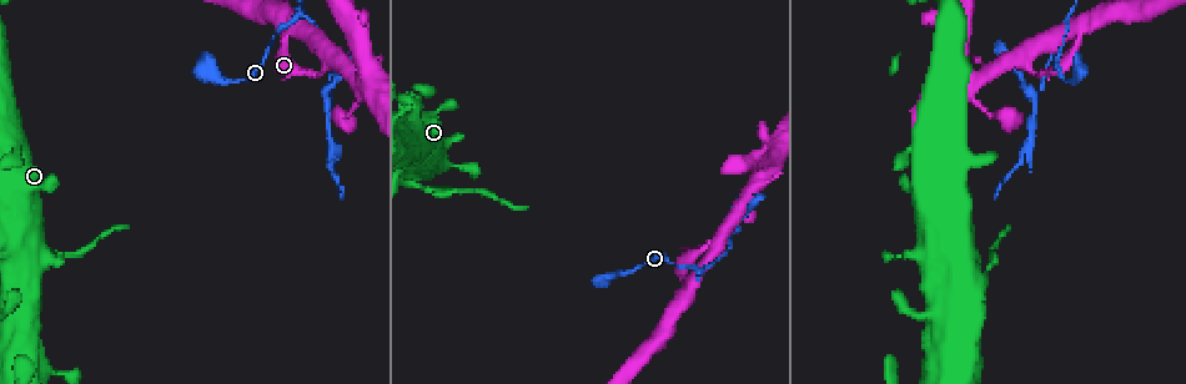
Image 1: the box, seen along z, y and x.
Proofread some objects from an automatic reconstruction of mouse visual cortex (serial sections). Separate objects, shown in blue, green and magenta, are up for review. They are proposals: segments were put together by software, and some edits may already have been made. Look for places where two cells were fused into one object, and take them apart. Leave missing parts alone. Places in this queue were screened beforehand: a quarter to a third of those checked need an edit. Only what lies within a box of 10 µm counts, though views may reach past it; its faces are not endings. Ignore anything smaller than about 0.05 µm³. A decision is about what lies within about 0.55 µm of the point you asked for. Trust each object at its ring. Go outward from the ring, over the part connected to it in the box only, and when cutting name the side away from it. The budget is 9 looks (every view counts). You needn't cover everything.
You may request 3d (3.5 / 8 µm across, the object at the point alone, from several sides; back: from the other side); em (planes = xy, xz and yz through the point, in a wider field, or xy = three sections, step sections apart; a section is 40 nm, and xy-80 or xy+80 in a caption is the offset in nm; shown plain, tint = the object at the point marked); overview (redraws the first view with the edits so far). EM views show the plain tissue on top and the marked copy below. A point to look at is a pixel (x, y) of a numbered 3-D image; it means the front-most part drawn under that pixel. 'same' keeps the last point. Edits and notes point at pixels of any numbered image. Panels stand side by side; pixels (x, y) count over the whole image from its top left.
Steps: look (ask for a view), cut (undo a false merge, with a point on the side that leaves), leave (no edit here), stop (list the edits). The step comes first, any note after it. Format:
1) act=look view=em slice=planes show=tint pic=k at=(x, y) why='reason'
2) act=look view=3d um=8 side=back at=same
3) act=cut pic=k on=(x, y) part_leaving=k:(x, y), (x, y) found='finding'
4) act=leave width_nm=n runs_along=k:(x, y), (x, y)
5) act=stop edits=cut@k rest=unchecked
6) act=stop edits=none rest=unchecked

act=look view=3d um=8 side=back pic=1 at=(291, 20) why='abrupt turn'

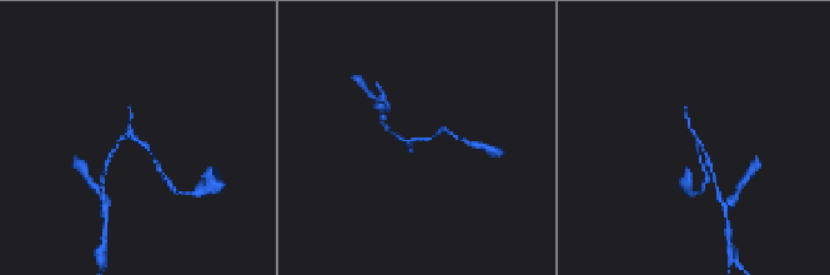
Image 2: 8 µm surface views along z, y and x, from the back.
act=look view=em slice=xy step=1 show=tint at=same

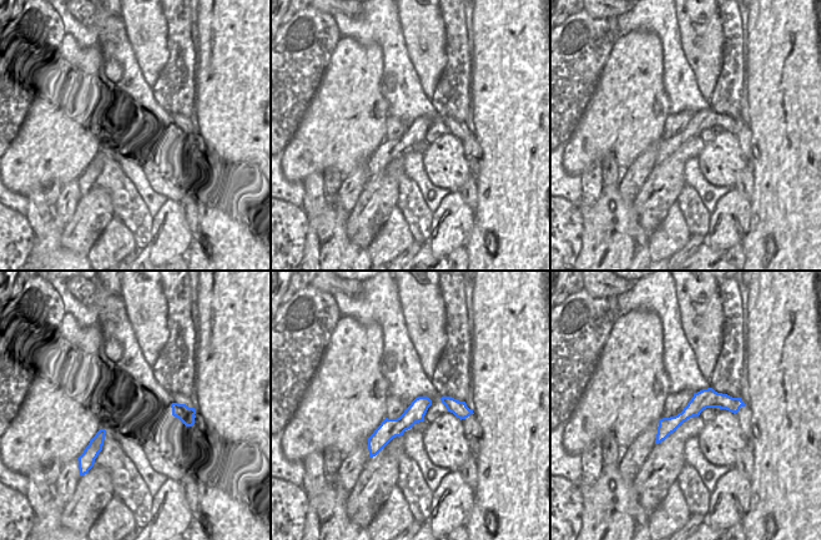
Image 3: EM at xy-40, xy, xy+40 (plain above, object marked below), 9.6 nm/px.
act=leave arm_widths_nm=100,100,100 runs_along=3:(739, 403), (699, 402), (659, 438) found='all the same cell'

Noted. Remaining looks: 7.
act=look view=3d um=3.5 pic=1 at=(1036, 94) why='branch point'

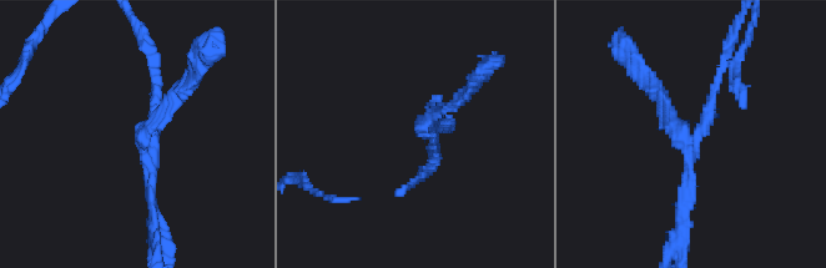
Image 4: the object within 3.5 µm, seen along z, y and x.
act=look view=em slice=xy step=3 show=tint pic=4 at=(431, 140) arms=3 arm_widths_nm=100,150,200 why='now the EM'

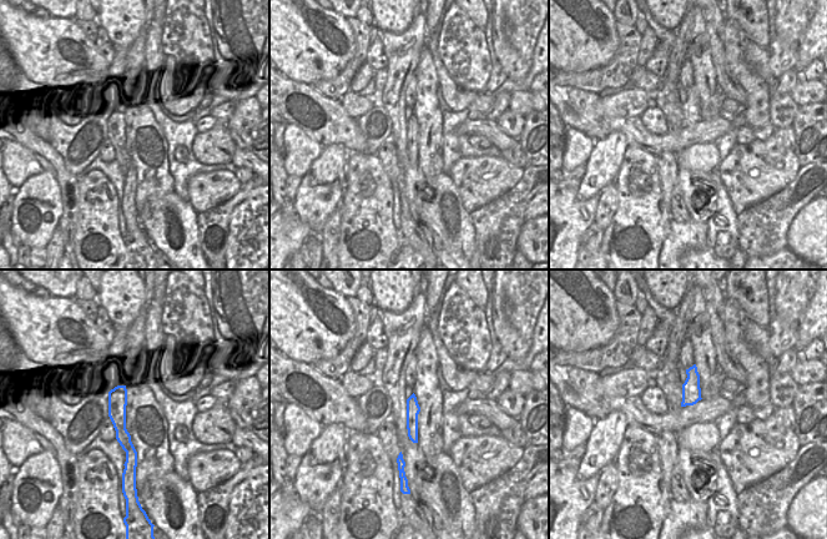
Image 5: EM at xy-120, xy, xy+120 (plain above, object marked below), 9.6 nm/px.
act=look view=em slice=planes show=tint at=same

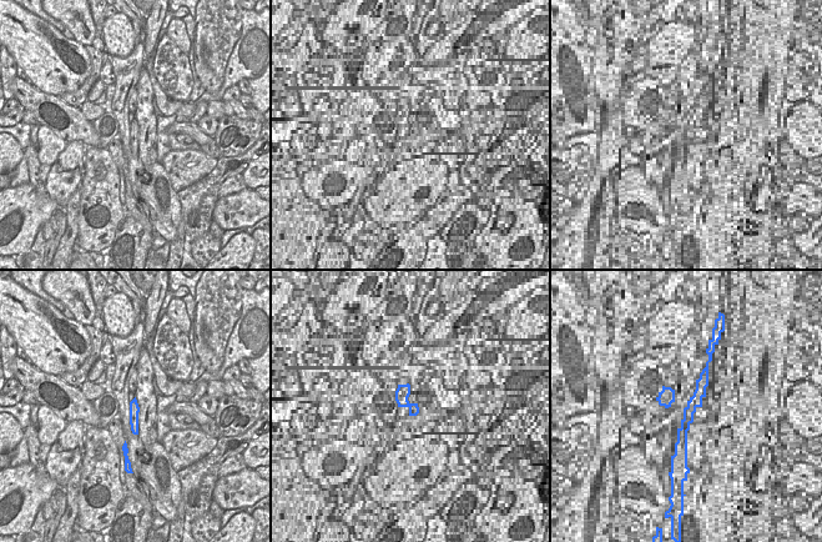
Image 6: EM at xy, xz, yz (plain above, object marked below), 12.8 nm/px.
act=cut pic=4 on=(166, 107) found='a second cell is stuck on'

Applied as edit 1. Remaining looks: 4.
act=look view=overview

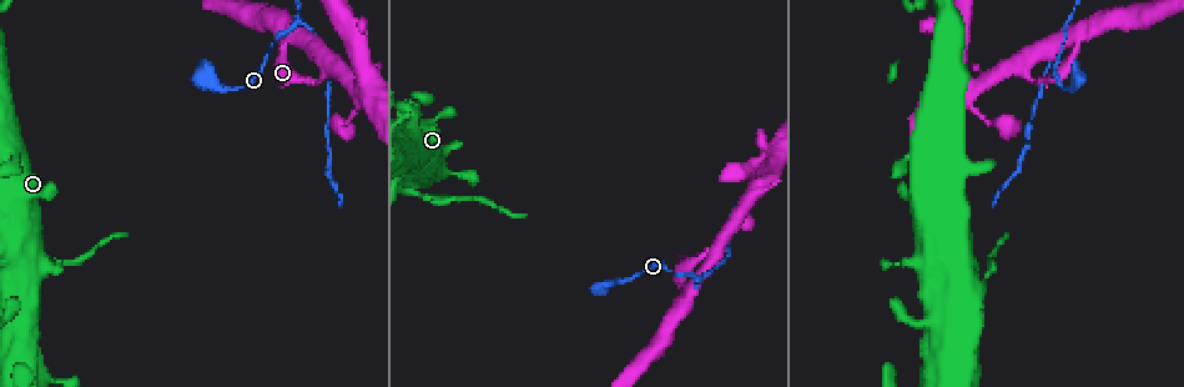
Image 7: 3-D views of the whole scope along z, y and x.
act=look view=3d um=3.5 pic=7 at=(360, 86) why='sharp bend'

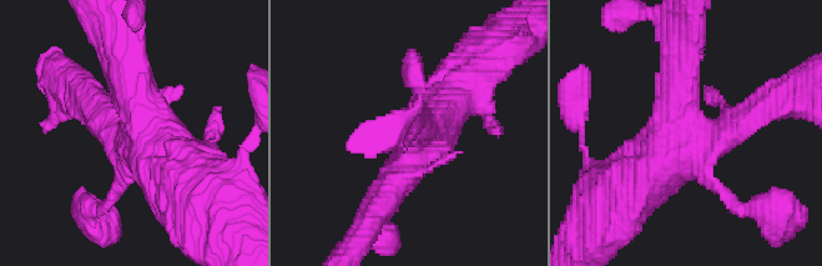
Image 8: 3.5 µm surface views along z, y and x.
act=look view=em slice=xy step=3 show=tint pic=8 at=(703, 138) why='need the tissue'

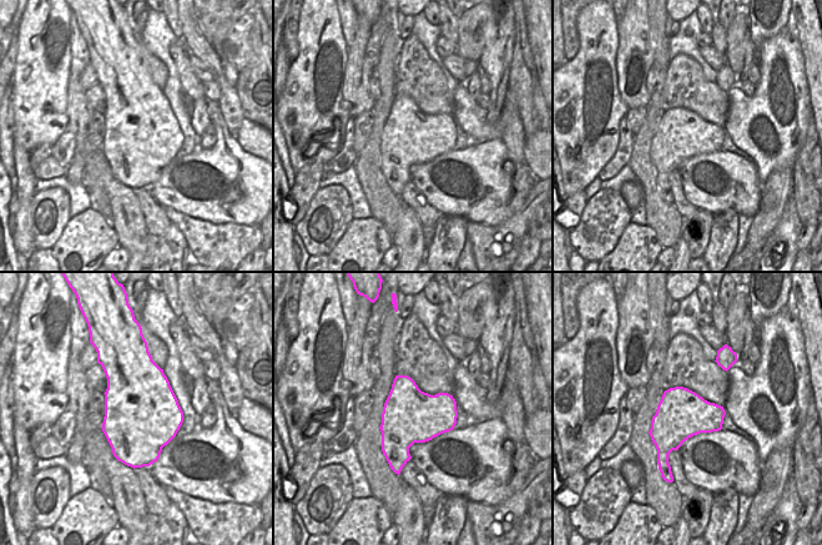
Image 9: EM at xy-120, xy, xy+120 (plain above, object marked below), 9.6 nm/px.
act=leave runs_along=8:(372, 214), (422, 140), (410, 128) found='continuous, no second cell'

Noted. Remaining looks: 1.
act=look view=3d um=3.5 side=back pic=7 at=(945, 299) why='abrupt turn'

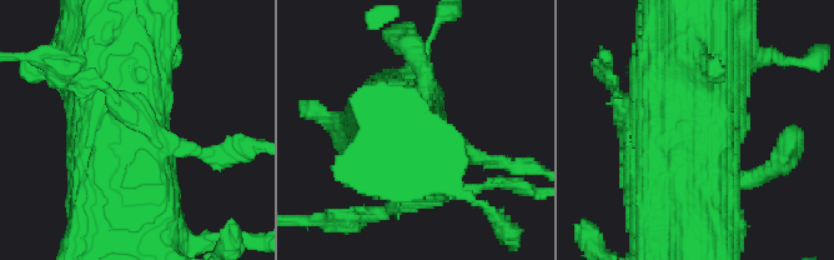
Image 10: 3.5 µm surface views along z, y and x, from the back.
act=cut pic=10 on=(207, 155) part_leaving=10:(390, 208), (340, 224), (310, 220) found='a second cell is stuck on'

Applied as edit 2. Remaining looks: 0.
act=stop edits=cut@4,cut@10 rest=unchecked

